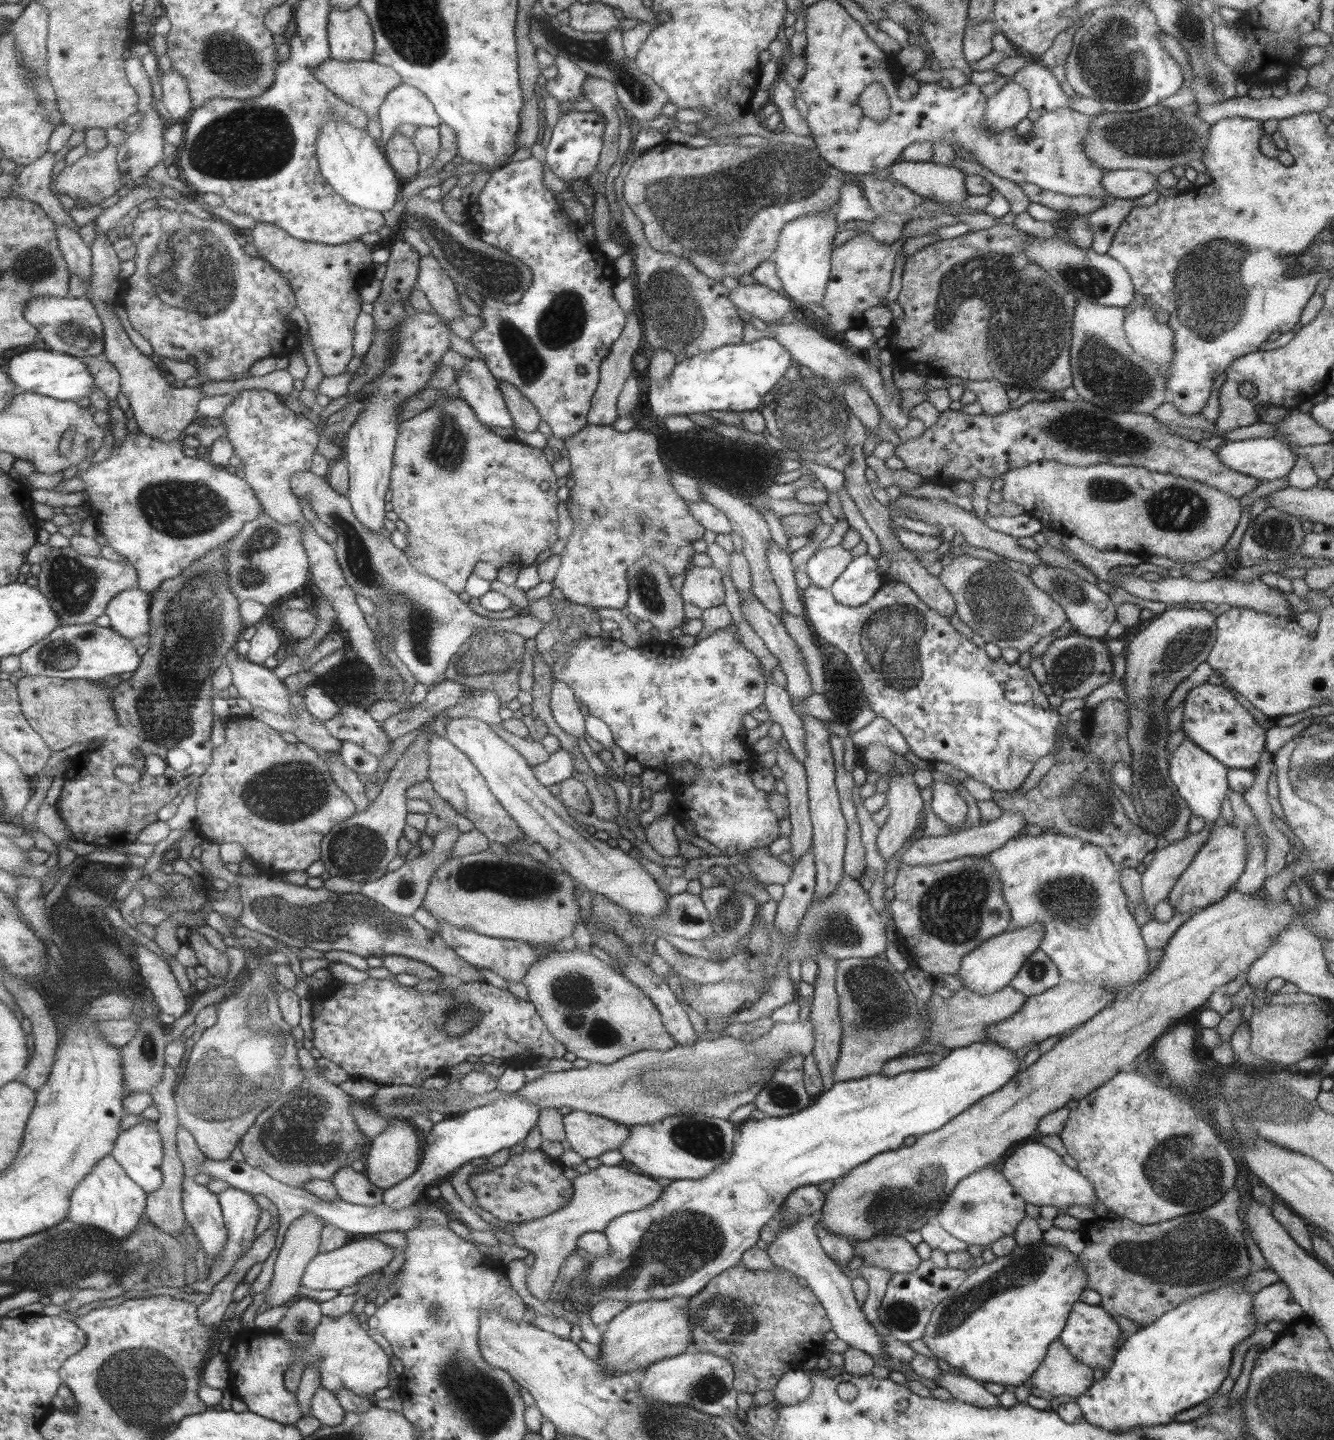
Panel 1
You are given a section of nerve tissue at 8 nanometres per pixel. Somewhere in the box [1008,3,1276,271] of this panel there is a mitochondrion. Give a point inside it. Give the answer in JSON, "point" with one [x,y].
{"point":[1110,56]}

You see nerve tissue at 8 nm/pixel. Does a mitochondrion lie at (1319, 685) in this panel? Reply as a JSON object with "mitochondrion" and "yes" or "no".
{"mitochondrion":"no"}

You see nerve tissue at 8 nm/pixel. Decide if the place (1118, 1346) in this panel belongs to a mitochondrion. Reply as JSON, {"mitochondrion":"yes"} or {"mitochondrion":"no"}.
{"mitochondrion":"no"}

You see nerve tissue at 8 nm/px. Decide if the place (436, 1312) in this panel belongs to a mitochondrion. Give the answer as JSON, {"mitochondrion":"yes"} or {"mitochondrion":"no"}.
{"mitochondrion":"yes"}

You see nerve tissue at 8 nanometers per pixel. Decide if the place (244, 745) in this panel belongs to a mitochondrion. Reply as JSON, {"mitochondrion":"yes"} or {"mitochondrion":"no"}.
{"mitochondrion":"no"}

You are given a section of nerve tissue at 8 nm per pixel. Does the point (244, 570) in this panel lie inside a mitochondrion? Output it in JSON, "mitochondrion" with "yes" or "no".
{"mitochondrion":"yes"}

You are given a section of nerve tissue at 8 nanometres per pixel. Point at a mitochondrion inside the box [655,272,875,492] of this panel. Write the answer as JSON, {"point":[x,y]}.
{"point":[809,415]}

